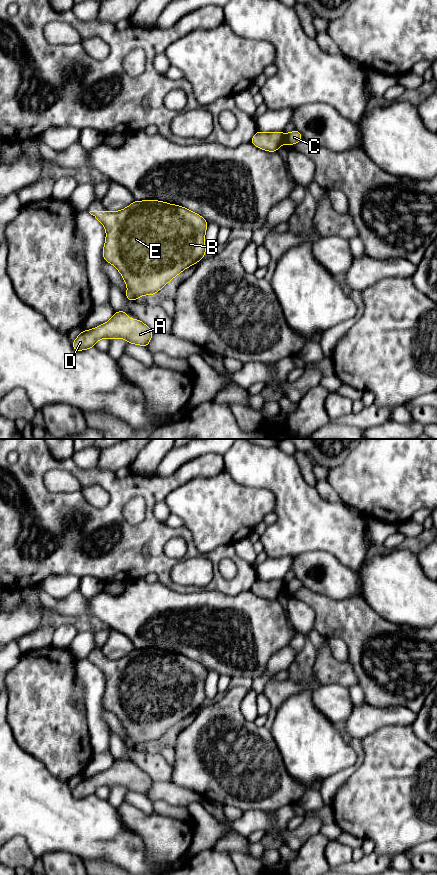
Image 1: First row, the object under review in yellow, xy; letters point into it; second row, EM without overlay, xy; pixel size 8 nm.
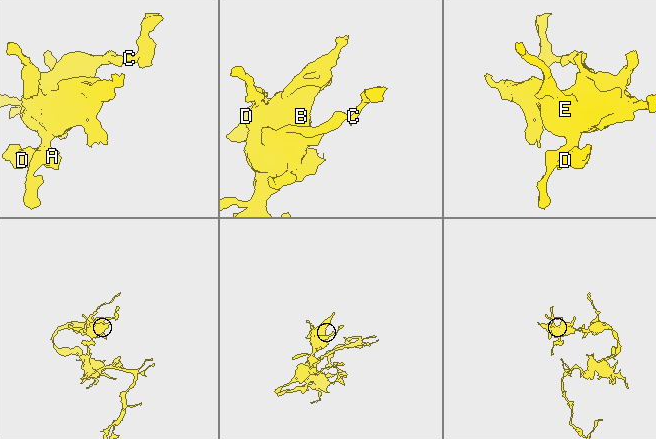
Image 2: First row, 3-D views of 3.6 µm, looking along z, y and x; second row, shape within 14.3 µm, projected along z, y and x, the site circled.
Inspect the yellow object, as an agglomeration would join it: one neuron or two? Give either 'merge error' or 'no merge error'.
merge error

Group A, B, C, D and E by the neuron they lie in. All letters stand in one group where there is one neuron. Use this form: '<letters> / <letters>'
A B D E / C

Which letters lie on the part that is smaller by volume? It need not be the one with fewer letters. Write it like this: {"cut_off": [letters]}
{"cut_off": ["C"]}

